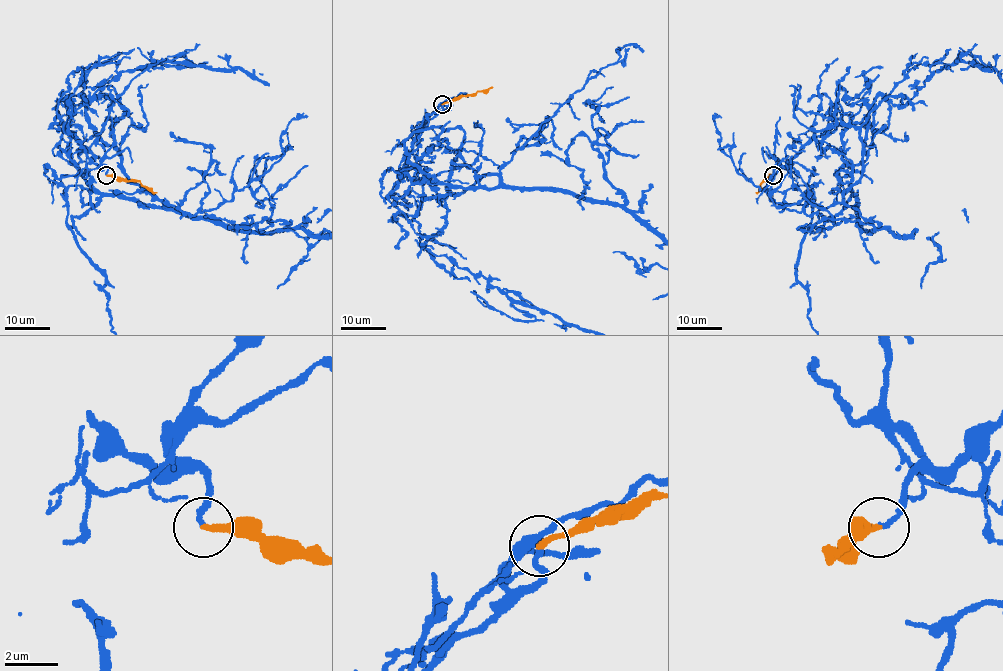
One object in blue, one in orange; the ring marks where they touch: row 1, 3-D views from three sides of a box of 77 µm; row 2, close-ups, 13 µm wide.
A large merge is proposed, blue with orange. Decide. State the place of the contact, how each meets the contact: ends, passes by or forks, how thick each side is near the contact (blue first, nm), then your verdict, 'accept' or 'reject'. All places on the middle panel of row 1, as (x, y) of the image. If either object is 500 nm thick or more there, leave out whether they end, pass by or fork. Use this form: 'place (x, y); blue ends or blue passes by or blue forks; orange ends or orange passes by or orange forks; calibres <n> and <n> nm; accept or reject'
place (442, 104); blue ends; orange ends; calibres 170 and 200 nm; accept

